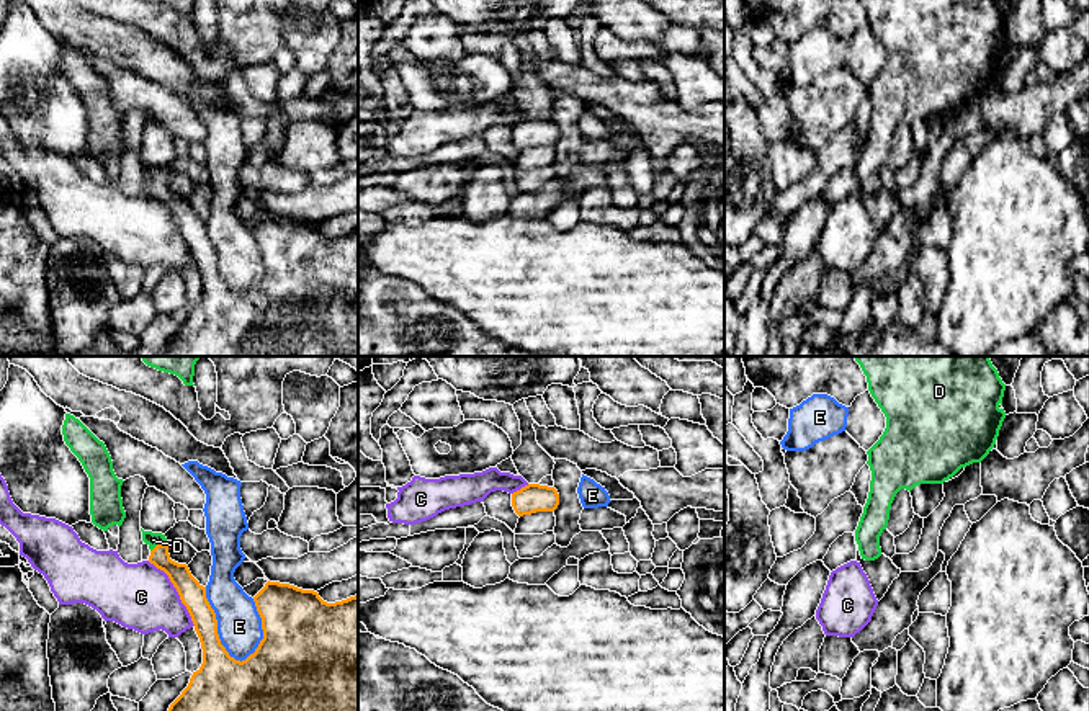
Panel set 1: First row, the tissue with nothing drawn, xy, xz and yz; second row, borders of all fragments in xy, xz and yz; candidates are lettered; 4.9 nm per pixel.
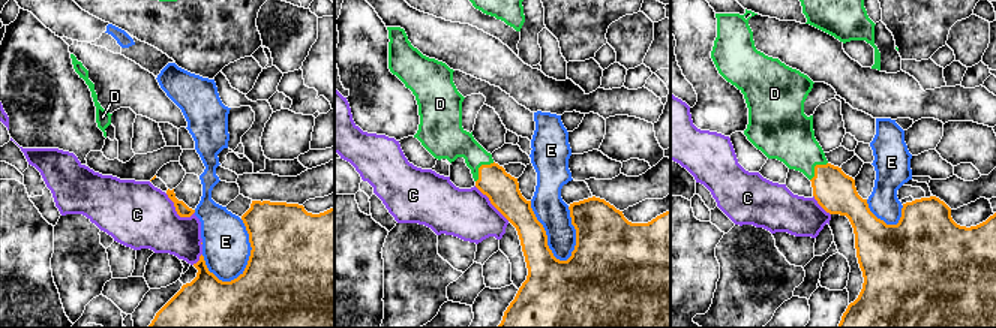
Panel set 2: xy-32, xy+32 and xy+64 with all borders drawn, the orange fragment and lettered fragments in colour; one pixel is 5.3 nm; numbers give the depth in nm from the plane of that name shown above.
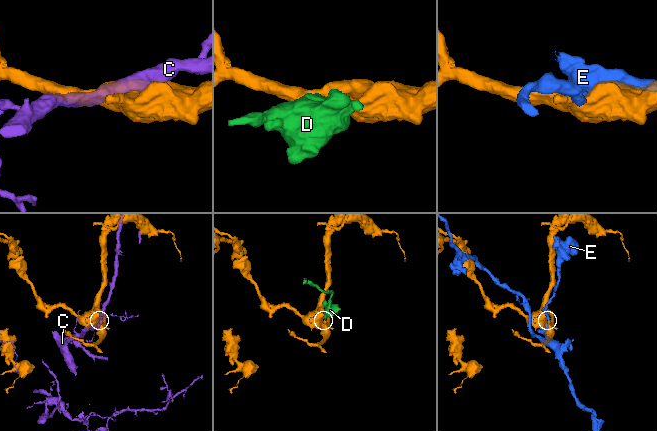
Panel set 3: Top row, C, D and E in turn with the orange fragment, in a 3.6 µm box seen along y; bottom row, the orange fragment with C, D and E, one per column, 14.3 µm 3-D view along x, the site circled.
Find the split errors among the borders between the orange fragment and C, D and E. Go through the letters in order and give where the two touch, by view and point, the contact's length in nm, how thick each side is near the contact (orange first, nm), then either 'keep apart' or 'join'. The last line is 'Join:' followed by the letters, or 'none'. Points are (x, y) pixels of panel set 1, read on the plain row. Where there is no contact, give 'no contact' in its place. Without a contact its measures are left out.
C: meets orange in xy at (177, 224); contact 400 nm long; 130 nm thick on the orange side, 320 nm on the other; keep apart
D: meets orange in xy at (157, 178); contact 90 nm long; 110 nm thick on the orange side, 70 nm on the other; join
E: meets orange in xy at (216, 262); contact 420 nm long; 240 nm thick on the orange side, 220 nm on the other; keep apart
Join: D

